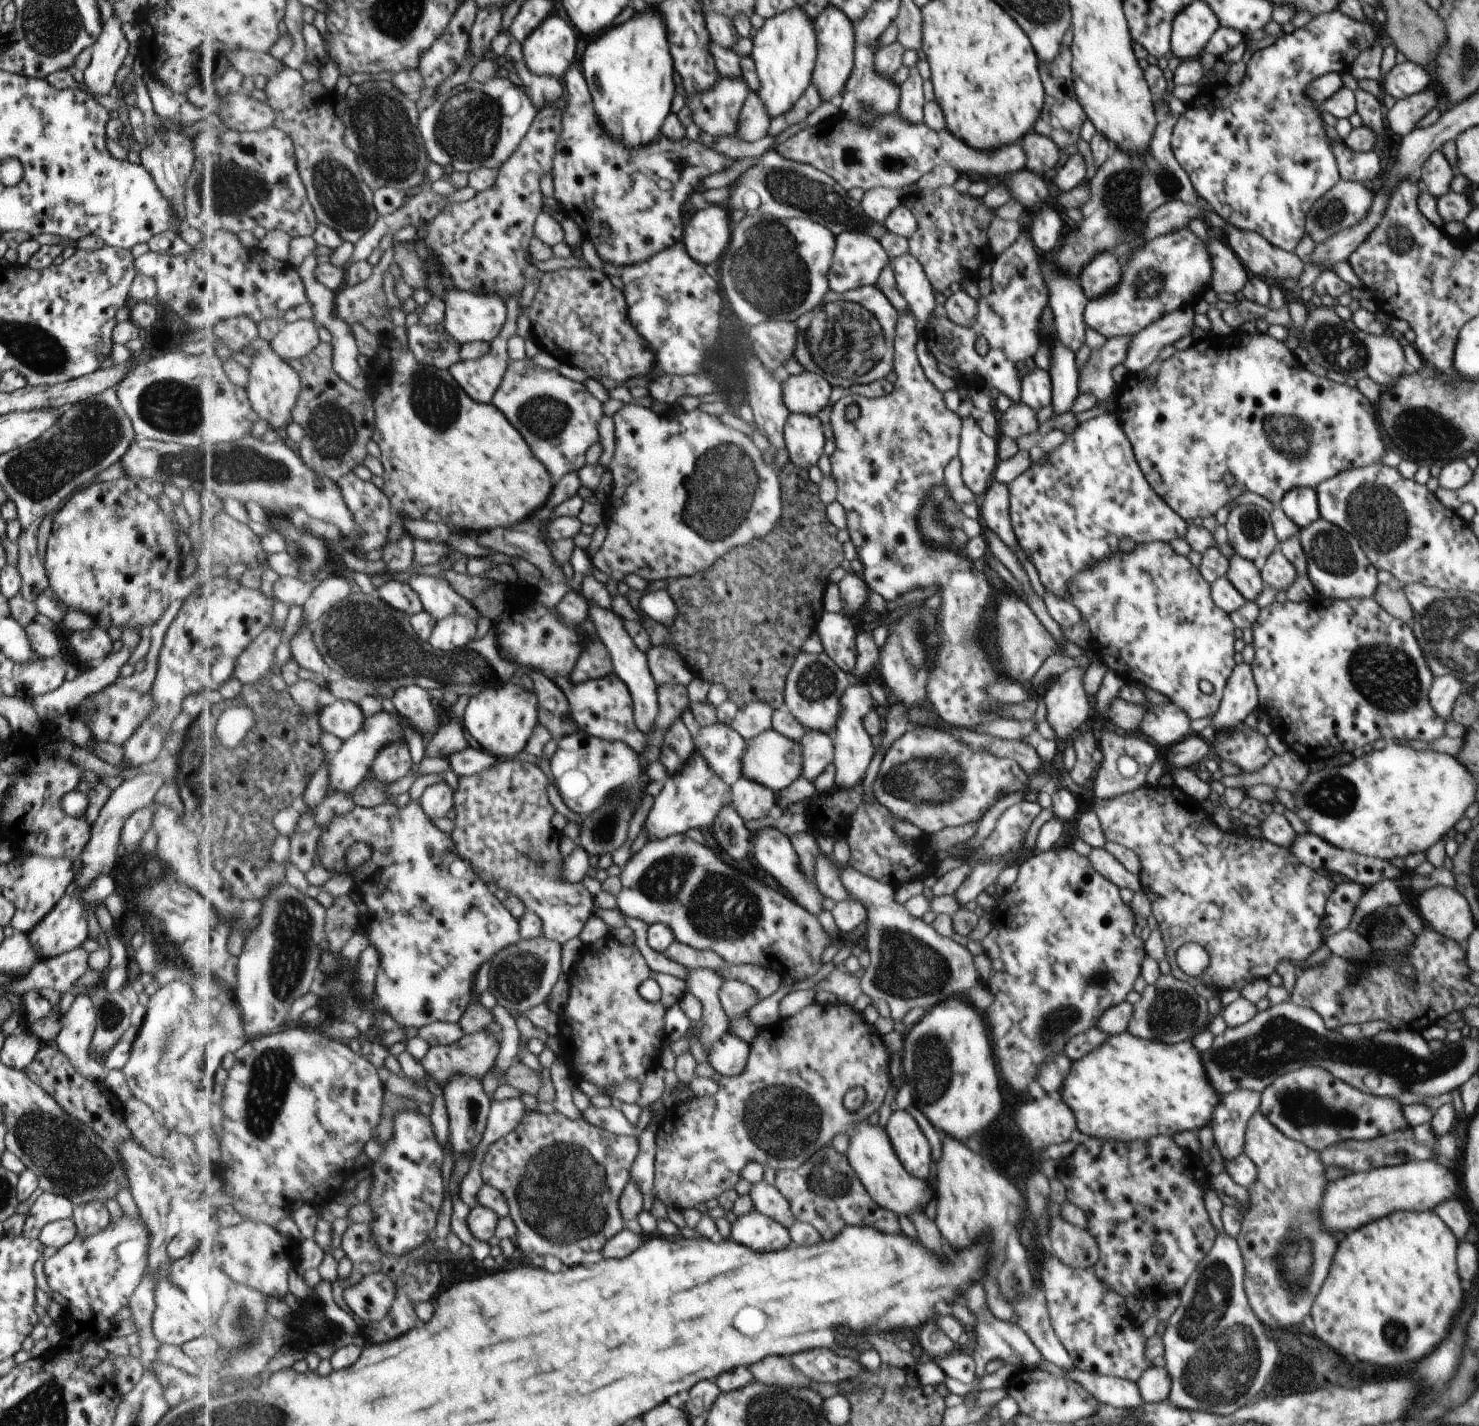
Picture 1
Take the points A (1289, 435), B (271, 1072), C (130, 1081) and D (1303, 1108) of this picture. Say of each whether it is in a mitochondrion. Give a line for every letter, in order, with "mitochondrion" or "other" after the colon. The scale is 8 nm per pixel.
A: mitochondrion
B: mitochondrion
C: other
D: mitochondrion

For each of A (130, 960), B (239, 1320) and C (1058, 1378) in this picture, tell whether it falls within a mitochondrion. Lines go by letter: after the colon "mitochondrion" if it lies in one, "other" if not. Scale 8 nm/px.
A: other
B: mitochondrion
C: other

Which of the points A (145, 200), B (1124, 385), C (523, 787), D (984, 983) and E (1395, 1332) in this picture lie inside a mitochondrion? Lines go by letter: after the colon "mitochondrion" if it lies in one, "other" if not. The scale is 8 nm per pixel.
A: other
B: other
C: other
D: other
E: mitochondrion

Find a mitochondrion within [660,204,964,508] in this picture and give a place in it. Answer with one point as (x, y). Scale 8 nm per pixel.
(764, 269)

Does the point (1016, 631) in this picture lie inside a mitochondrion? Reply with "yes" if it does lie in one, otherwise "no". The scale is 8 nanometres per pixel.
yes

